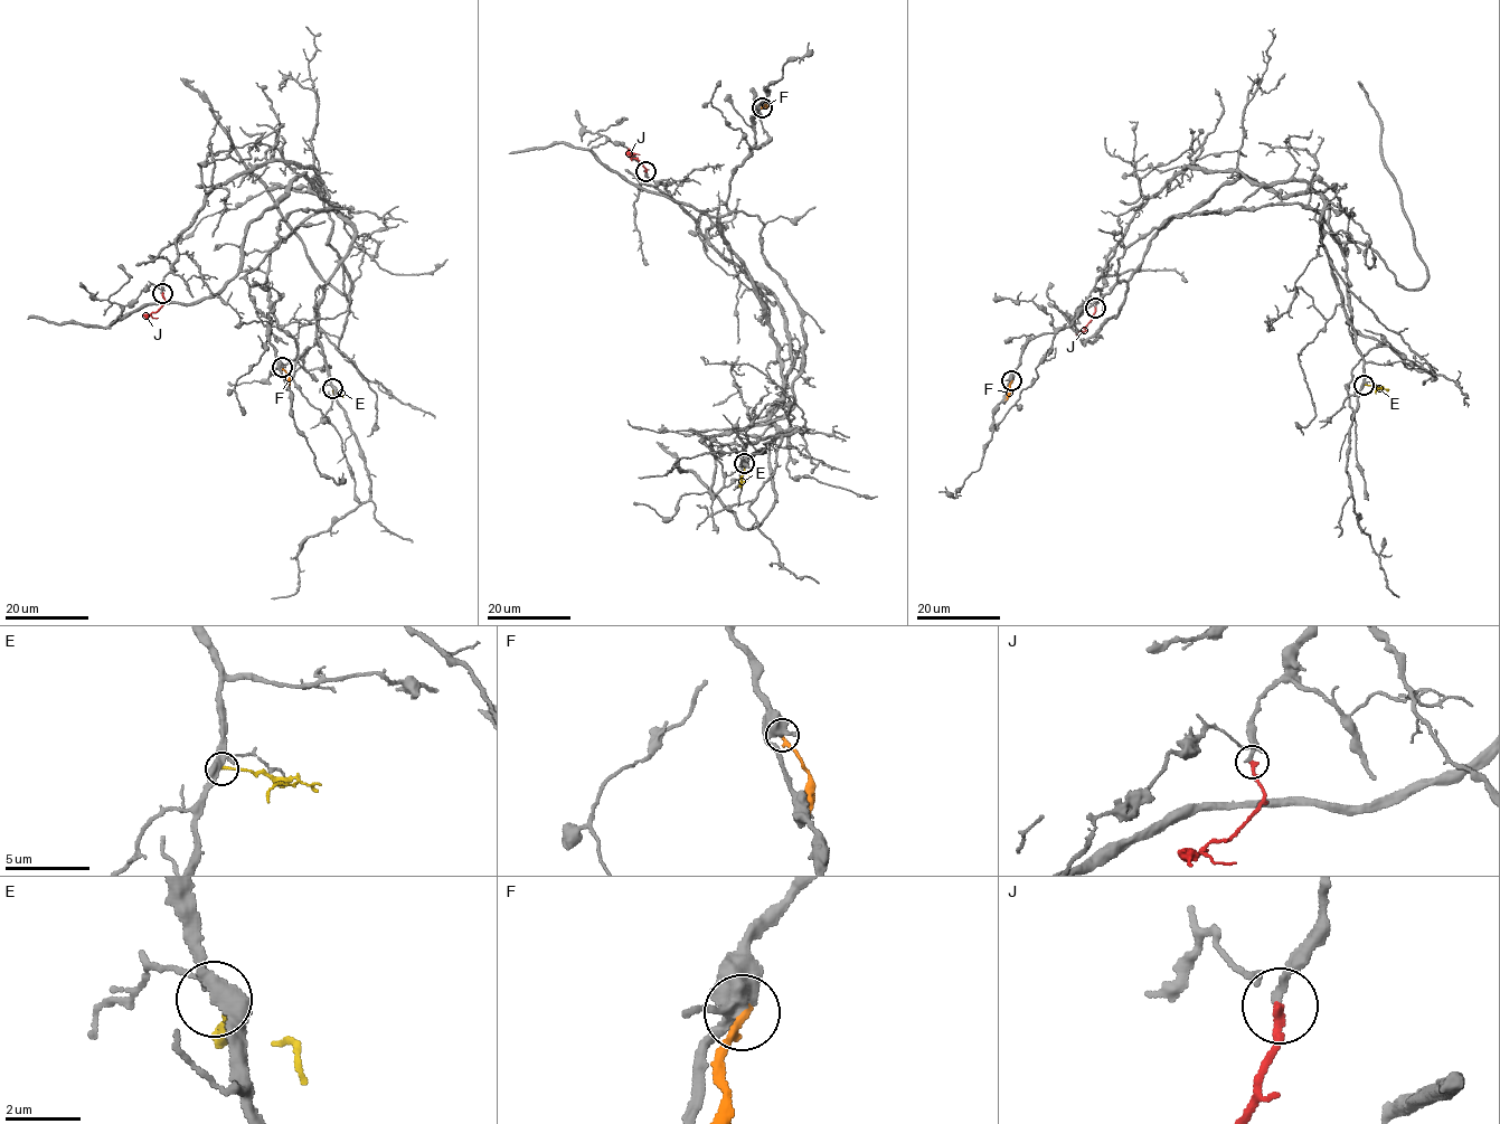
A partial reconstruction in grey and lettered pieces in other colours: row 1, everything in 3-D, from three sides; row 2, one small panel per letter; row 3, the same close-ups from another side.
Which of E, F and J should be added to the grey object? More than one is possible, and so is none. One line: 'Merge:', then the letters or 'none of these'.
Merge: J

